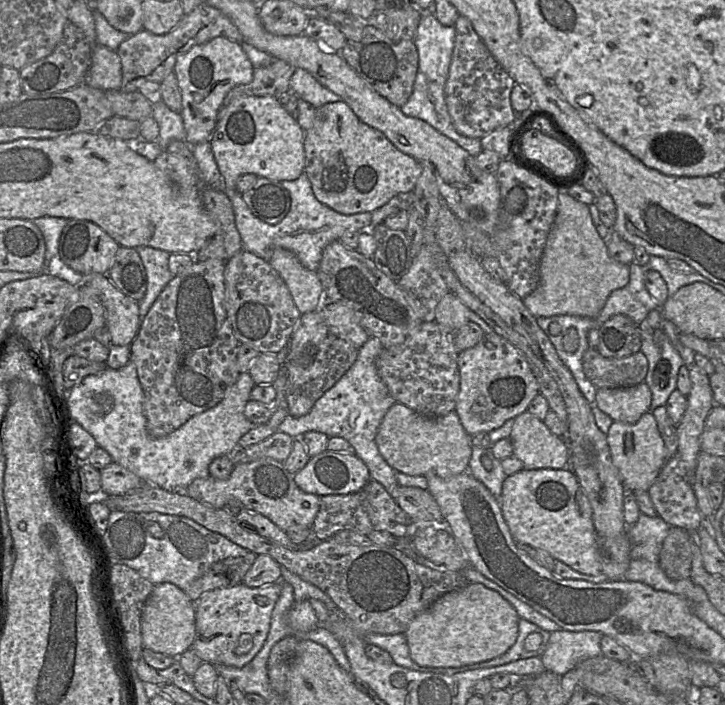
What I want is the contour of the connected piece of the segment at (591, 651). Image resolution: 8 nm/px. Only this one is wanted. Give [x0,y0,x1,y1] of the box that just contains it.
[541,631,602,676]

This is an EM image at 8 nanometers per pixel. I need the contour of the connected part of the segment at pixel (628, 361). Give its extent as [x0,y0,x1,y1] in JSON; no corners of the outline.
[582,348,648,388]

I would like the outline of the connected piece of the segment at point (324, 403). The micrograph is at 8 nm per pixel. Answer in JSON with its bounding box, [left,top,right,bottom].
[278,337,398,495]

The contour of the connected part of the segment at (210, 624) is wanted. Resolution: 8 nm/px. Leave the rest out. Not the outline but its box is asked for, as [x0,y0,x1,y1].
[191,581,281,667]

